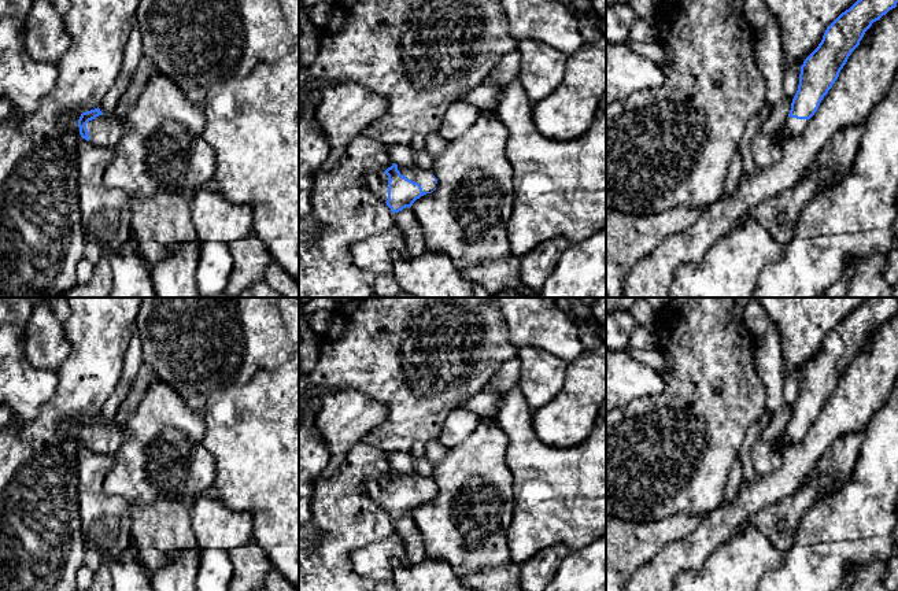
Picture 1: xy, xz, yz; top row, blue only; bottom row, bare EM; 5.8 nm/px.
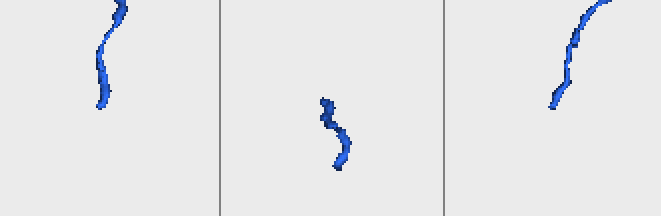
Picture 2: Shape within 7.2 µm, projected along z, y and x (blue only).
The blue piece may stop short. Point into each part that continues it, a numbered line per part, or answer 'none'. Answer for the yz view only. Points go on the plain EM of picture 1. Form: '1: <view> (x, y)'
1: yz (794, 433)

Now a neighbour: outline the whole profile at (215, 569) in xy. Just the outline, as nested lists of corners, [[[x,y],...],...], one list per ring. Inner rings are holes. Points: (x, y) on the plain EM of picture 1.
[[[218,548],[200,550],[196,576],[197,591],[228,591],[233,576],[233,565],[228,551]]]

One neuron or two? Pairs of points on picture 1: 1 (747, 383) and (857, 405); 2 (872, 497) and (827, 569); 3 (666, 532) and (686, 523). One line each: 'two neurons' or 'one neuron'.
1: two neurons
2: one neuron
3: one neuron

